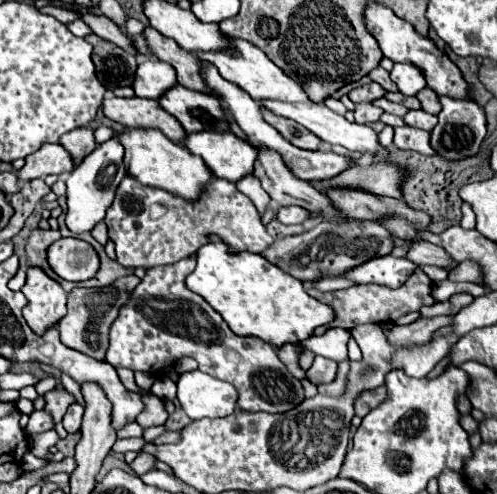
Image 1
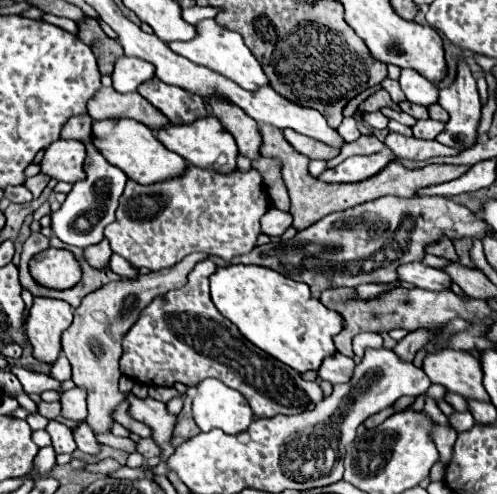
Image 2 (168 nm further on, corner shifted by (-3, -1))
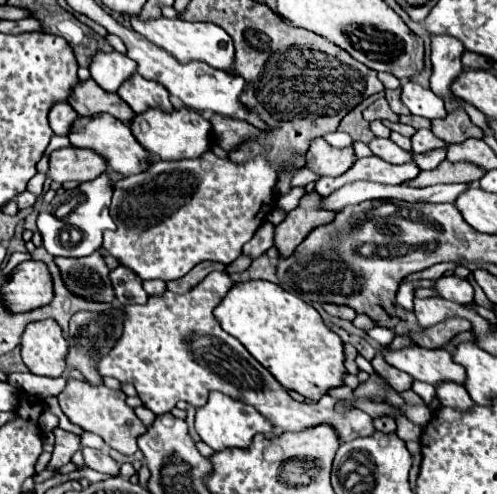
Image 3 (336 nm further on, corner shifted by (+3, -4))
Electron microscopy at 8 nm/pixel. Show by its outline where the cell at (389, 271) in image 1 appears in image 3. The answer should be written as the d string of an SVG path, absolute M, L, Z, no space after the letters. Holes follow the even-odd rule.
M456 274L438 278L434 290L442 298L458 302L458 304L472 304L474 302L474 288L472 288L472 284L466 278L458 278Z

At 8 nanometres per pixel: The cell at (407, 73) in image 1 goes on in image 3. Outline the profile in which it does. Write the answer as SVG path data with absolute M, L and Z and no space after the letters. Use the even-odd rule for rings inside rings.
M410 80L402 84L402 102L414 116L422 116L428 120L446 118L448 114L440 96L436 96L430 88L422 88L420 84L414 84Z

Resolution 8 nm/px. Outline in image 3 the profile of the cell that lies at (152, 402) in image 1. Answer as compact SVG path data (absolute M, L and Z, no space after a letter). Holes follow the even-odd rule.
M66 378L66 388L62 390L62 394L58 394L58 404L72 424L80 426L86 432L98 434L110 448L126 456L138 450L136 440L146 432L146 426L138 420L134 410L126 404L126 394L120 390L106 388L104 384L92 386L88 382Z

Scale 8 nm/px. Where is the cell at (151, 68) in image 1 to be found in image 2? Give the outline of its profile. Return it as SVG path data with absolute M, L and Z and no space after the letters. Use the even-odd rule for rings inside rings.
M122 57L112 73L114 89L118 93L132 93L150 79L154 79L154 67L148 61L134 57Z

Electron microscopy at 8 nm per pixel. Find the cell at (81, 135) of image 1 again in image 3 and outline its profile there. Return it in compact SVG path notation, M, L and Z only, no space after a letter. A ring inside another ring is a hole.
M58 102L50 108L50 114L48 114L48 122L50 122L50 128L54 130L54 134L62 134L66 136L66 132L70 130L70 124L78 118L78 114L74 112L74 108L70 108L68 102Z

